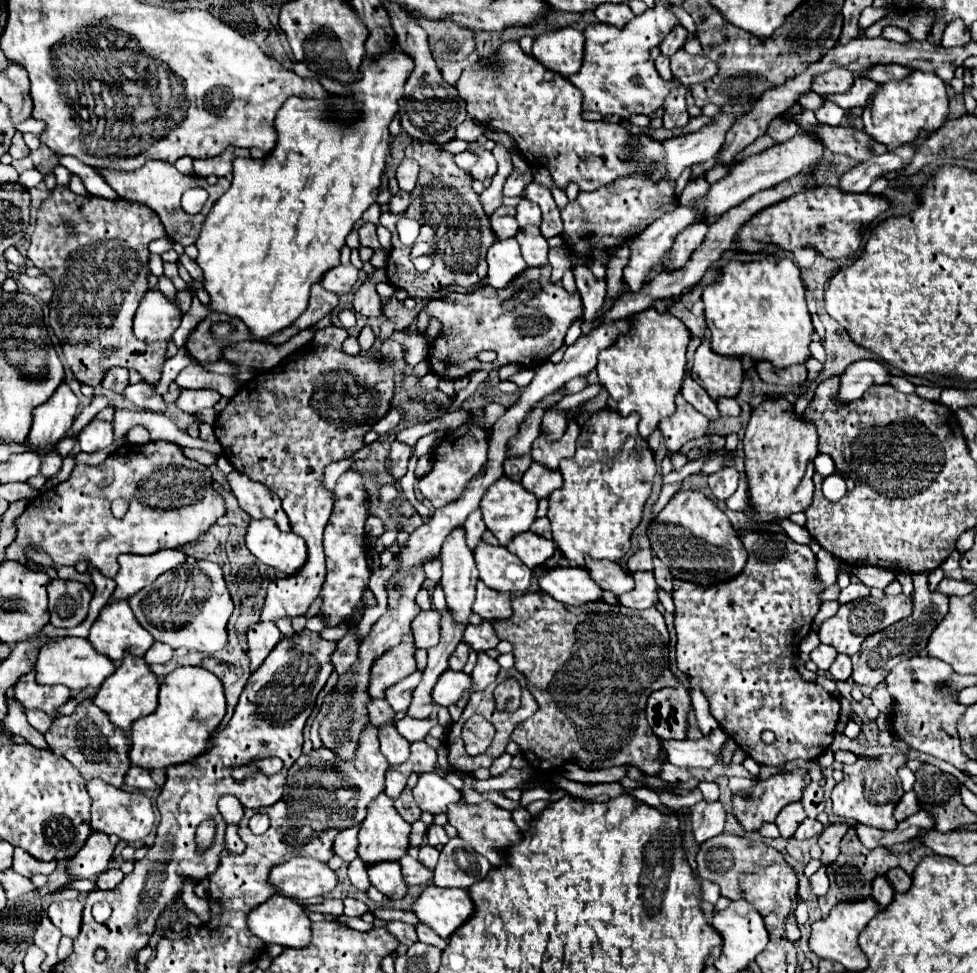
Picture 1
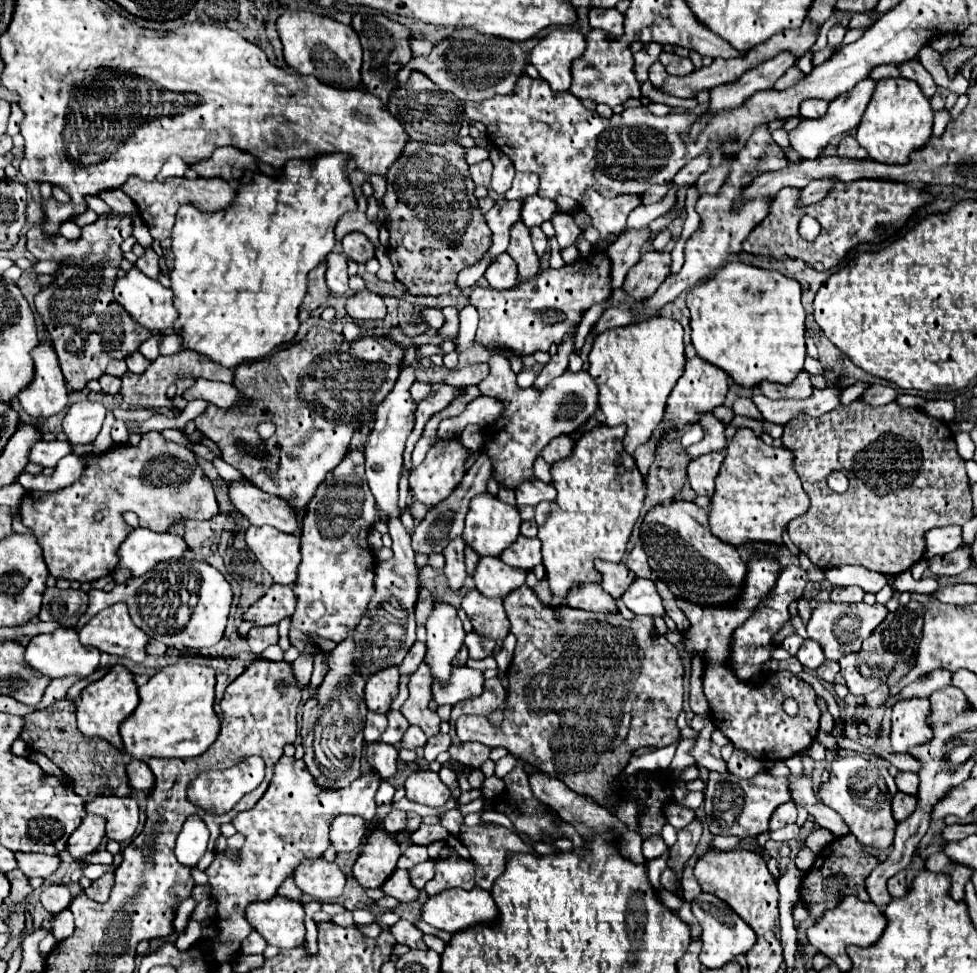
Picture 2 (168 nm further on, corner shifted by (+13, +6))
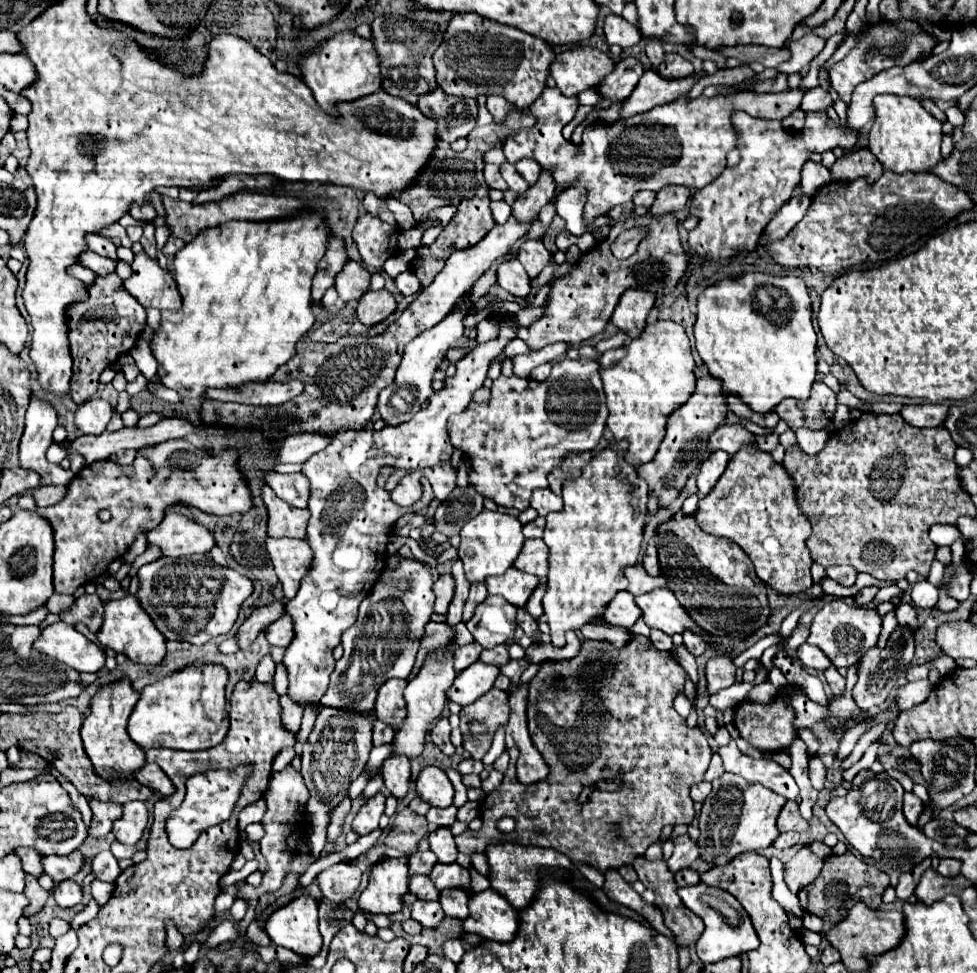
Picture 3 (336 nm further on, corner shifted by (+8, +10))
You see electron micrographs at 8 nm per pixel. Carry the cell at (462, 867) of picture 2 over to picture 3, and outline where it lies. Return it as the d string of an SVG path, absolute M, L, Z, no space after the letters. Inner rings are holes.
M448 889L448 891L442 891L440 895L440 905L444 909L444 913L452 919L458 919L458 921L464 921L470 913L468 913L468 897L464 895L464 891L454 891L454 889Z

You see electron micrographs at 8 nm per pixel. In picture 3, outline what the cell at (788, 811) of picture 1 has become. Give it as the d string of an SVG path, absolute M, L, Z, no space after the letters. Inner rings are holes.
M786 801L786 805L780 811L780 817L778 817L778 829L782 833L786 833L786 831L804 833L804 831L808 831L808 827L810 827L808 821L798 811L798 803L796 801Z

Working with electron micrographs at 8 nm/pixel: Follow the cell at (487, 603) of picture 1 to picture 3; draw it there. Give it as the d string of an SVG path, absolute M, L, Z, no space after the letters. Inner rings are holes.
M488 595L486 601L478 605L466 627L484 649L492 649L514 639L516 607L512 607L504 597Z

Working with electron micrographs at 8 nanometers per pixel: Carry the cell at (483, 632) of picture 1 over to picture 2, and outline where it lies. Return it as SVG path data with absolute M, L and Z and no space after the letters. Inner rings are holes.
M469 631L469 633L465 635L465 645L467 645L469 655L471 655L473 659L483 659L483 657L487 657L487 655L493 651L495 641L489 639L489 637L479 635L477 631Z

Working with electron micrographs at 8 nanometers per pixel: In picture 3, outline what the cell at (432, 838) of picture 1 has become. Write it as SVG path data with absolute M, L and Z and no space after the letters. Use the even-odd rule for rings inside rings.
M444 827L436 829L434 833L428 835L428 843L430 843L430 849L436 853L440 863L454 863L456 861L458 849L456 849L454 835L450 829L444 829Z

